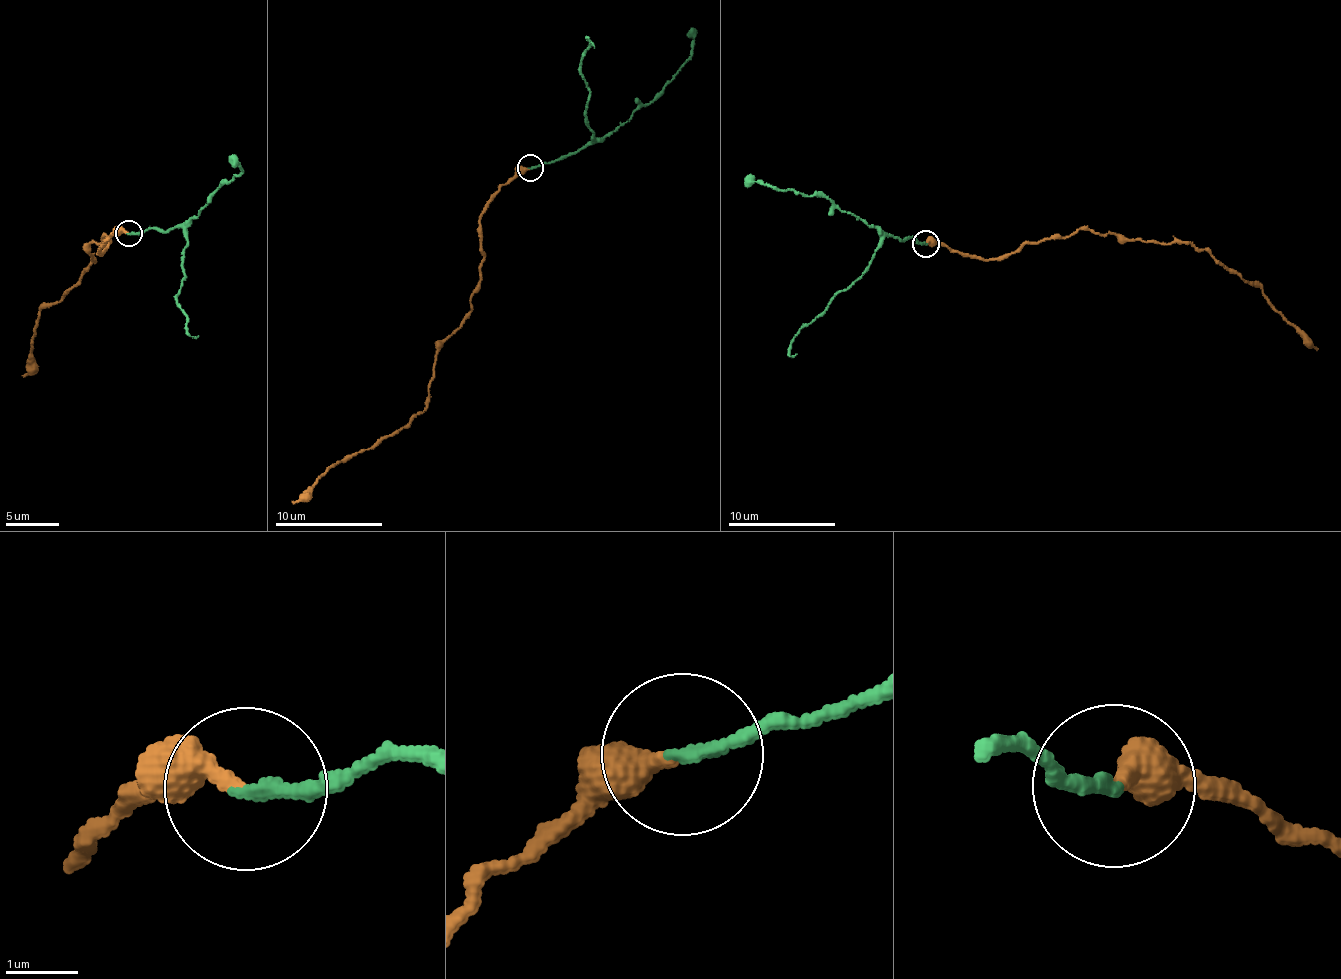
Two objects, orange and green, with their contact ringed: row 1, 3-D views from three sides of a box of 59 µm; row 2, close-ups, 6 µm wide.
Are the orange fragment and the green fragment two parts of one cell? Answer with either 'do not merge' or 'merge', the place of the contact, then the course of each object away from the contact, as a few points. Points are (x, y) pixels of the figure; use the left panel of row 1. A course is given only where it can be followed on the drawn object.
merge | (129, 233) | orange via (128, 232), (99, 253), (106, 237), (89, 247), (96, 260), (45, 304), (23, 376) | green via (128, 232), (185, 230), (187, 247), (180, 264), (185, 277), (174, 298), (183, 309), (186, 332), (199, 335)

